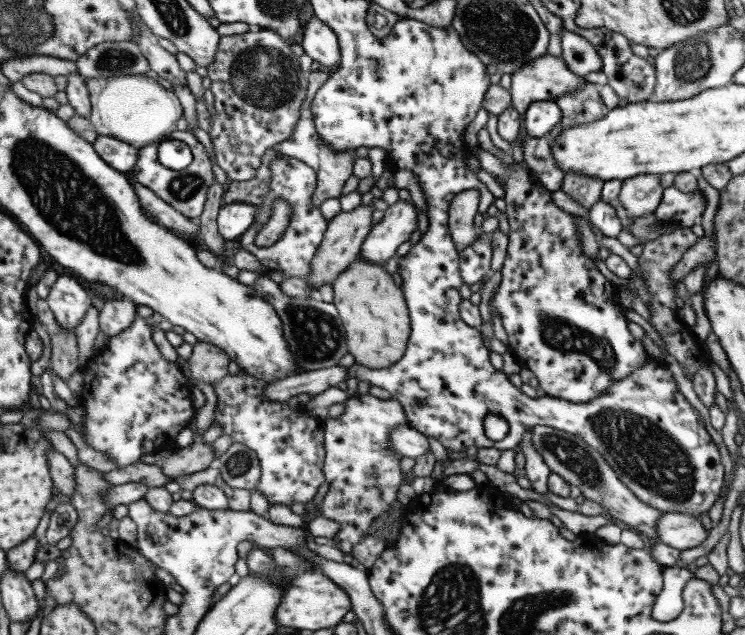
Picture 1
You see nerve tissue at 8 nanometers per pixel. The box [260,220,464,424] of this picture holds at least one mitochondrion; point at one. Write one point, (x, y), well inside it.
(315, 334)

